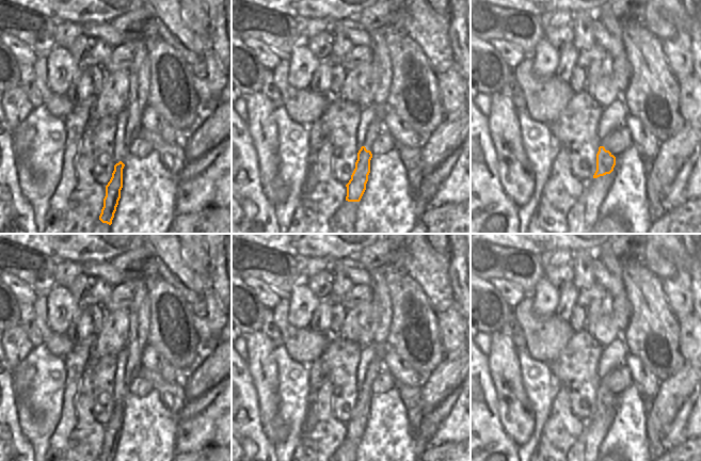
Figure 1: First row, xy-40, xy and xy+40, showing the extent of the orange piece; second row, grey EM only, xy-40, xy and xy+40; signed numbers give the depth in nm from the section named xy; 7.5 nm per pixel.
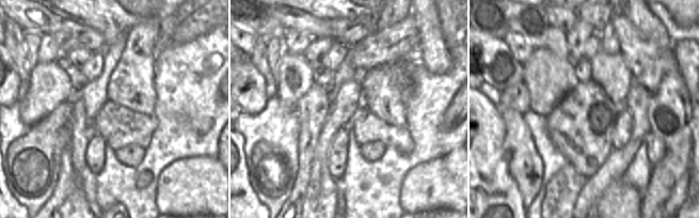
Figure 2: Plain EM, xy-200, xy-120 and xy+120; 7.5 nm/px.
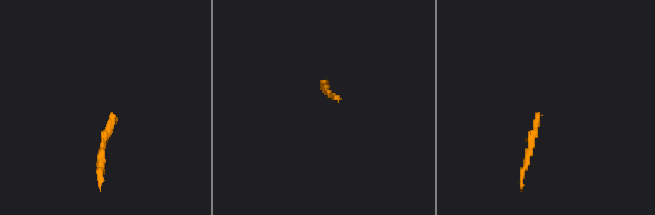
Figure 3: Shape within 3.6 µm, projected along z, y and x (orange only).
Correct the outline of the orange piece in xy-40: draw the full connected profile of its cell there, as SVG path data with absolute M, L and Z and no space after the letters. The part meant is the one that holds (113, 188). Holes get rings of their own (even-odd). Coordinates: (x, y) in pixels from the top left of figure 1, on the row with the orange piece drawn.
M120 161L114 165L112 177L106 186L106 196L103 198L103 207L99 216L102 223L112 224L118 201L121 198L121 190L123 188L123 169L125 164Z

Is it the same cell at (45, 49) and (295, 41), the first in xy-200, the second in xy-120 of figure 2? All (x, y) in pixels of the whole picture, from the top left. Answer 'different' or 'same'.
same

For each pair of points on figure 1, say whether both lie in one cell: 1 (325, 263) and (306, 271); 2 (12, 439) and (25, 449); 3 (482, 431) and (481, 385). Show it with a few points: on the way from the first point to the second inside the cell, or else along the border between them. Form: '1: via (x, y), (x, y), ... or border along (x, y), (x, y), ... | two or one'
1: via (321, 264), (311, 267) | one
2: via (15, 442), (21, 448) | one
3: via (481, 419), (481, 397) | one

